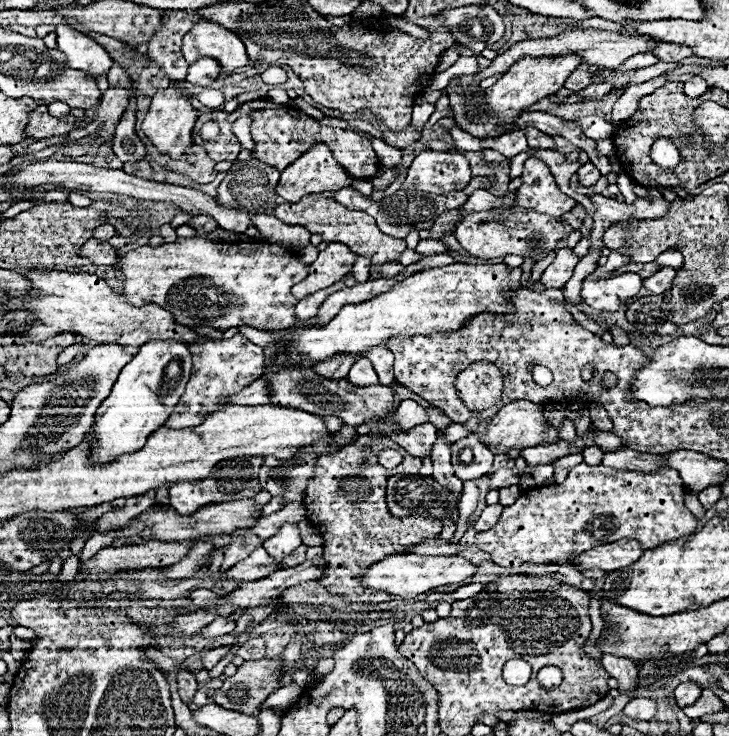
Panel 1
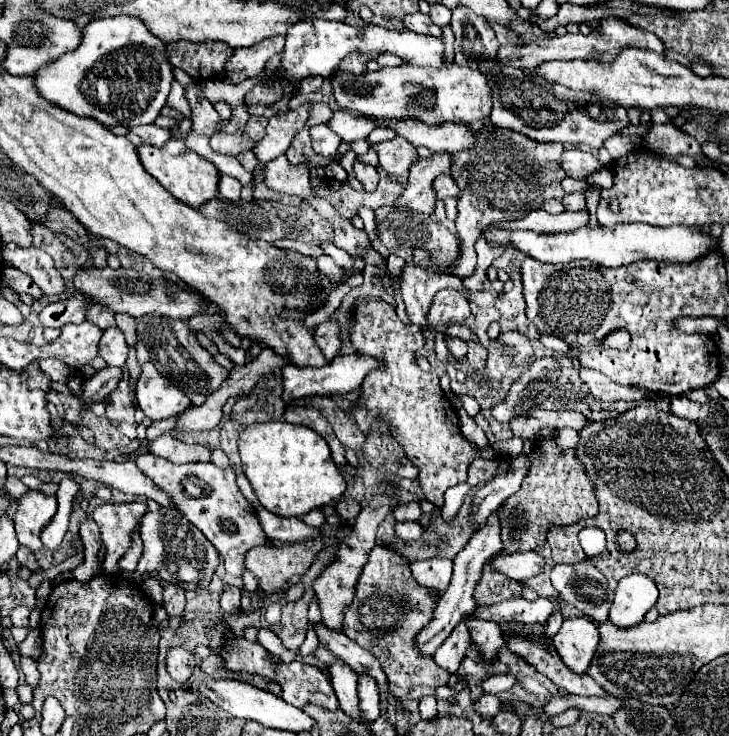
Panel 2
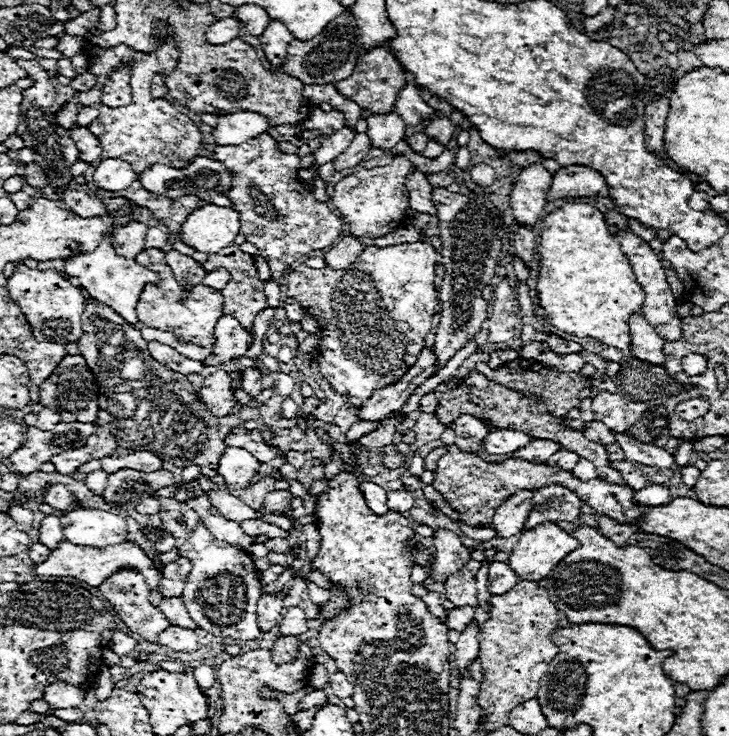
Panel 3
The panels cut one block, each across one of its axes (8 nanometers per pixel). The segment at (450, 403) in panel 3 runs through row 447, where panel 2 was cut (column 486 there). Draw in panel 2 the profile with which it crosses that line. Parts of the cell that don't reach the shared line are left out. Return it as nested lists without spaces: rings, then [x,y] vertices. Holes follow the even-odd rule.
[[[488,562],[484,566],[482,580],[474,590],[474,598],[478,604],[496,604],[508,598],[518,598],[520,592],[522,592],[520,582],[512,578],[504,578],[504,574],[500,574],[498,570],[492,570],[492,564]]]

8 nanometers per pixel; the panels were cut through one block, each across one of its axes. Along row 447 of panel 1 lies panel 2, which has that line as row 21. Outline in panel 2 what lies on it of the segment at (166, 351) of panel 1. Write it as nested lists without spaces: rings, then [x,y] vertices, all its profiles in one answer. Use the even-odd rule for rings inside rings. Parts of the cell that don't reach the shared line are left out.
[[[128,16],[92,20],[84,26],[82,44],[74,52],[60,56],[36,72],[36,88],[46,100],[106,126],[122,124],[128,128],[152,124],[158,118],[172,82],[174,68],[168,62],[166,44],[154,34],[148,34],[140,18]]]

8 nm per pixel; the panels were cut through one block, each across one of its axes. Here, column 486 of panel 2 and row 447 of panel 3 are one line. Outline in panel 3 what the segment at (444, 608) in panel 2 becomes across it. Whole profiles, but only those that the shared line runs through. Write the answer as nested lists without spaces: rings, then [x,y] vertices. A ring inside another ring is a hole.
[[[530,440],[530,444],[526,444],[524,448],[518,448],[516,452],[512,452],[512,458],[522,458],[534,464],[544,464],[560,448],[562,446],[552,440]]]

